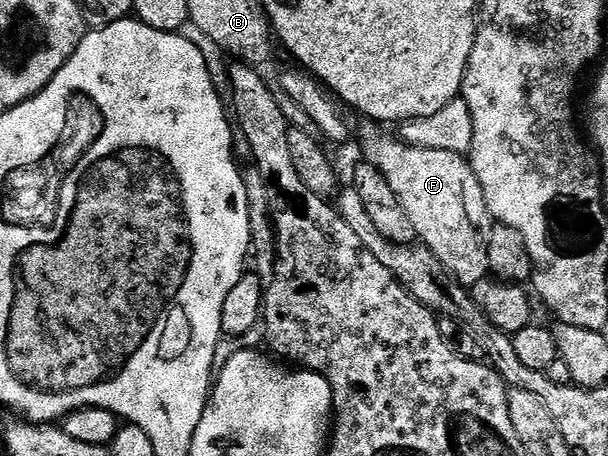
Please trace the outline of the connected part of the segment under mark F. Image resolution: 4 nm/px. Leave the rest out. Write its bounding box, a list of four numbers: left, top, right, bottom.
[361,122,494,286]

